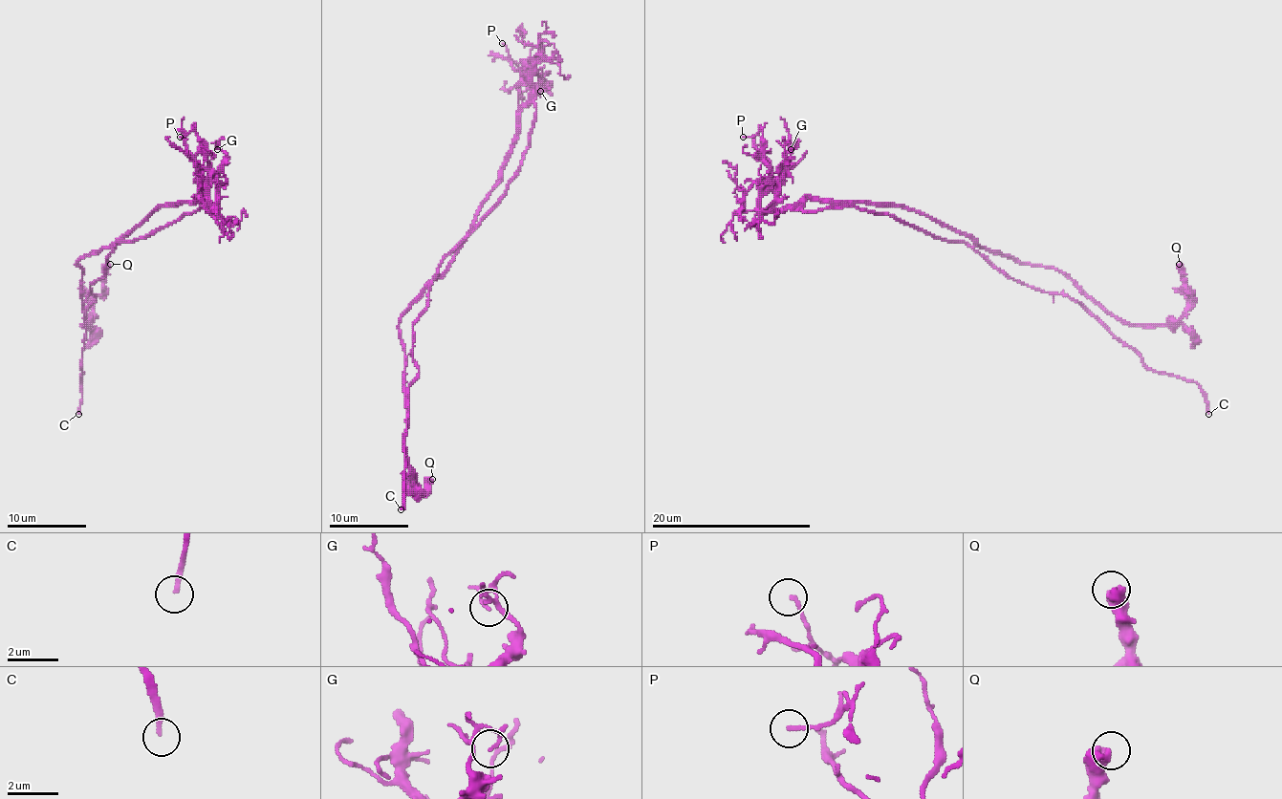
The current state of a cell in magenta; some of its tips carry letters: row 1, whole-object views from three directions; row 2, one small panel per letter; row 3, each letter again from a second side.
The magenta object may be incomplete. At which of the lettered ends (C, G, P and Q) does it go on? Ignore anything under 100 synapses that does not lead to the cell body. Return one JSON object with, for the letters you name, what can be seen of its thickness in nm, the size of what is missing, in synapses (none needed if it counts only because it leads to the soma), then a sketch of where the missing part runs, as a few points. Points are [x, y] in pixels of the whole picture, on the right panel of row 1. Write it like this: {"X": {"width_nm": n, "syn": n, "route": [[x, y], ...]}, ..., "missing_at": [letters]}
{"C": {"width_nm": 200, "route": [[1208, 414], [1221, 442], [1236, 455], [1249, 455], [1276, 443]]}, "missing_at": ["C"]}

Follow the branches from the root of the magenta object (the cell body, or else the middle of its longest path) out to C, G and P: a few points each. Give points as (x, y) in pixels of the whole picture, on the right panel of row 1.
C: (951, 243), (969, 245), (1017, 282), (1081, 302), (1149, 368), (1192, 379), (1205, 398), (1208, 414)
G: (951, 243), (888, 214), (858, 206), (776, 208), (778, 166), (785, 161), (789, 142), (793, 142), (791, 149)
P: (951, 243), (858, 206), (765, 210), (765, 139), (761, 131), (743, 137)

